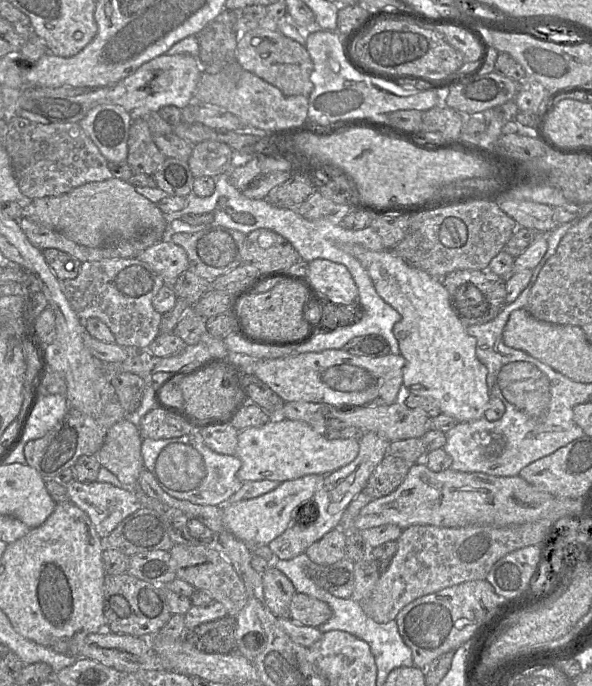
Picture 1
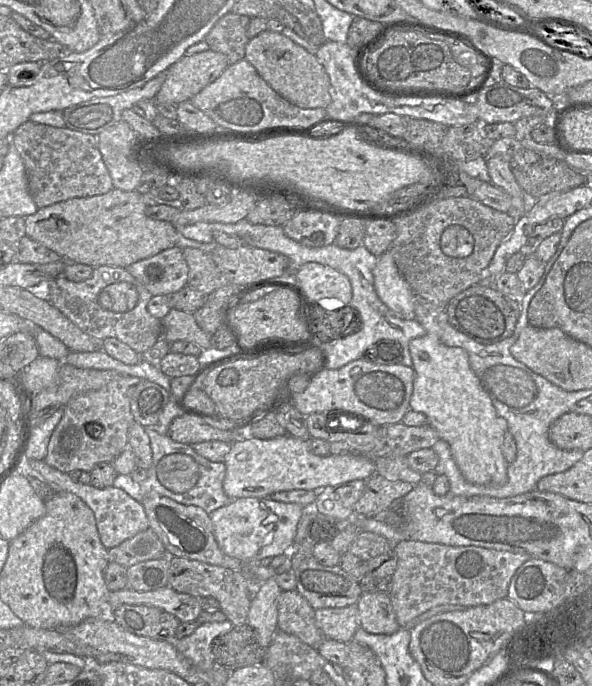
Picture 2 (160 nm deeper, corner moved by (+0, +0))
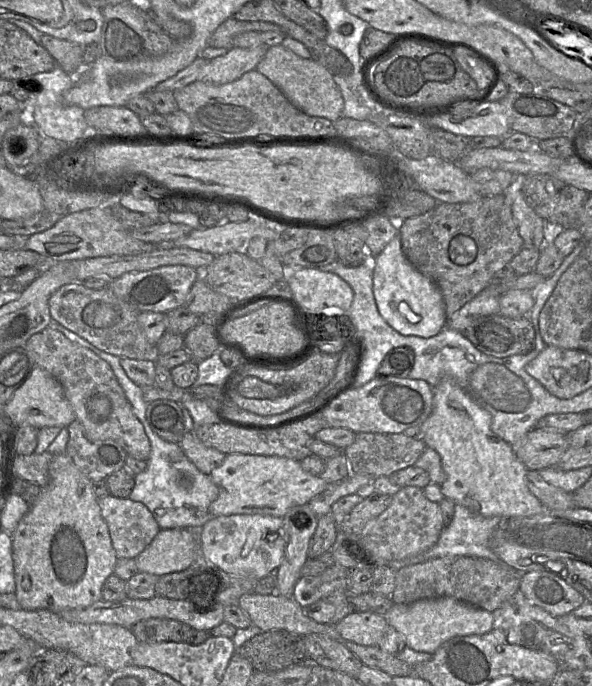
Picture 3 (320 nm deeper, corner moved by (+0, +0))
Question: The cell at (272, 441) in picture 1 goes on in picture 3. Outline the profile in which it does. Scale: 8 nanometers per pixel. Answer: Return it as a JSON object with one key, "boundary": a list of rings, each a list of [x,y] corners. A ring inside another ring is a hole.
{"boundary":[[[240,453],[228,454],[223,463],[215,468],[210,476],[219,489],[217,499],[209,507],[210,517],[234,514],[258,514],[283,518],[292,507],[308,504],[310,500],[318,496],[328,486],[320,476],[304,471],[301,462],[277,456]]]}

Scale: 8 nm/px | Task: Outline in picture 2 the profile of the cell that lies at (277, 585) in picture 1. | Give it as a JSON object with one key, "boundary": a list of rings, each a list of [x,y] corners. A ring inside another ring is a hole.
{"boundary":[[[296,590],[282,591],[279,596],[278,628],[316,650],[326,639],[316,624],[315,610]]]}

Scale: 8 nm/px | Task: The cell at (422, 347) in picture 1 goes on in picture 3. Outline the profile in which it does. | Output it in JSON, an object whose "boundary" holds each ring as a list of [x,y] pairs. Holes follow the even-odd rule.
{"boundary":[[[443,377],[440,382],[433,387],[433,410],[431,415],[420,426],[423,433],[423,440],[428,448],[434,449],[441,458],[443,470],[446,474],[446,480],[441,485],[444,496],[454,502],[467,507],[472,512],[480,514],[486,518],[508,518],[508,517],[530,517],[544,512],[544,507],[541,502],[530,492],[526,483],[527,469],[523,463],[517,458],[513,447],[506,441],[498,437],[491,429],[491,414],[485,409],[478,406],[465,393],[465,391],[451,377]]]}

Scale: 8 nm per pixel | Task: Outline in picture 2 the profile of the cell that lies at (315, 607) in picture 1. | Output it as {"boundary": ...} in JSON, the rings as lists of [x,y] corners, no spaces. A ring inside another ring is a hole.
{"boundary":[[[356,605],[317,609],[315,610],[315,620],[326,638],[342,643],[351,642],[357,628],[360,627]]]}

